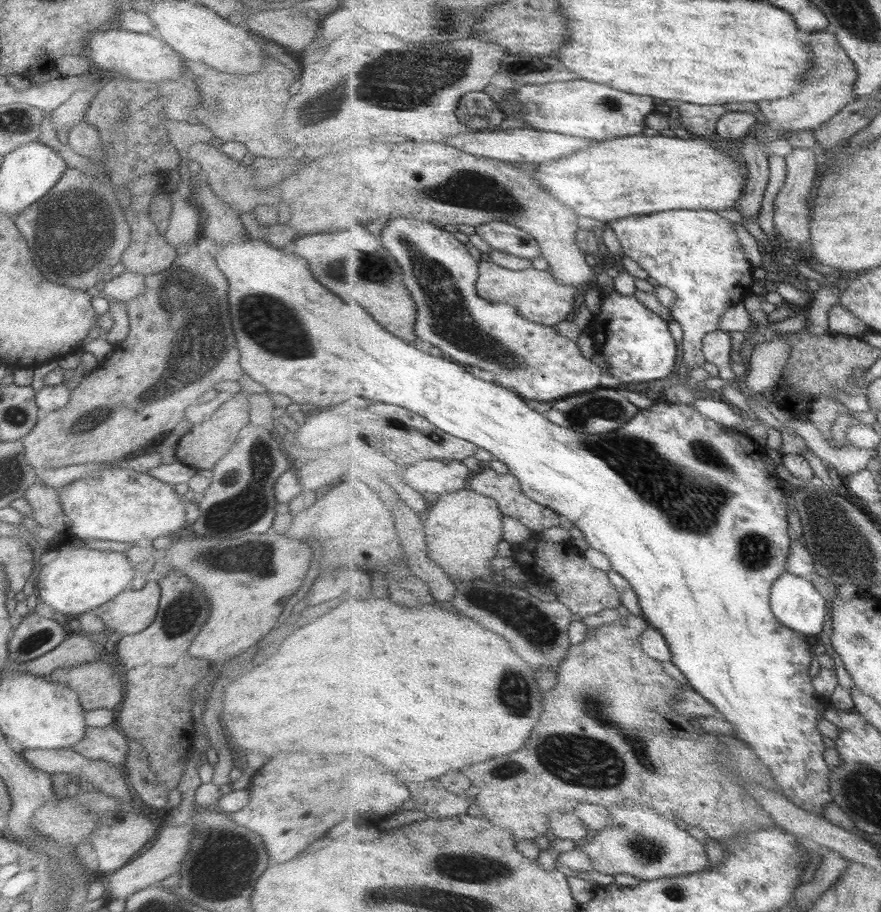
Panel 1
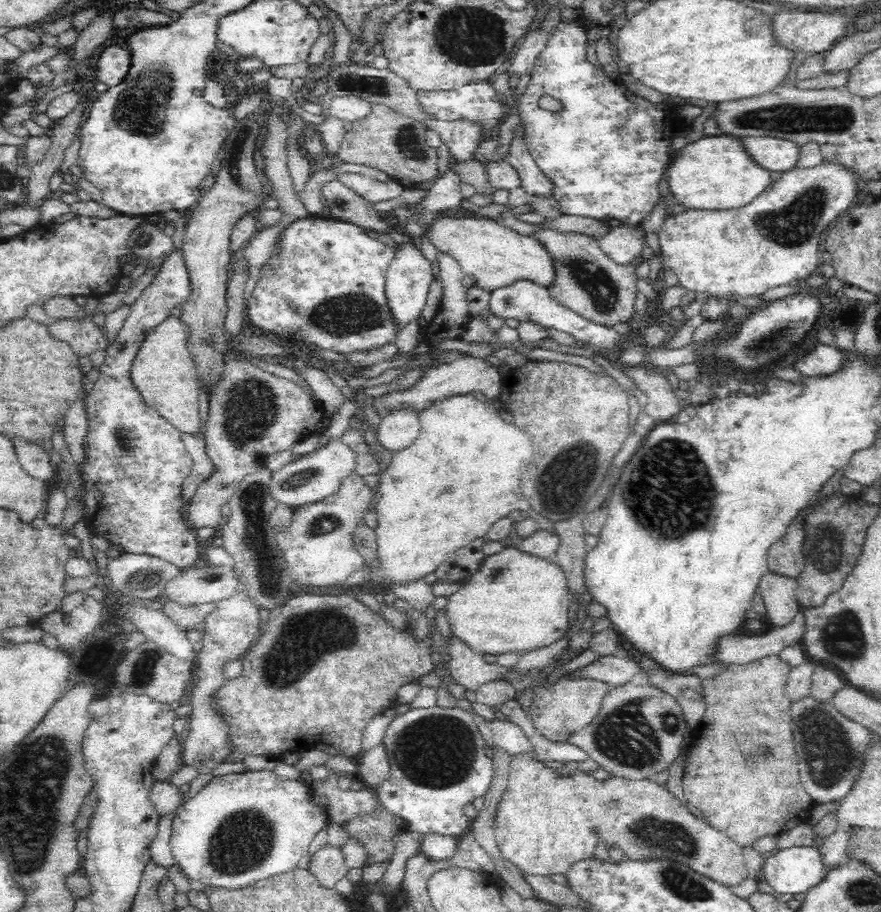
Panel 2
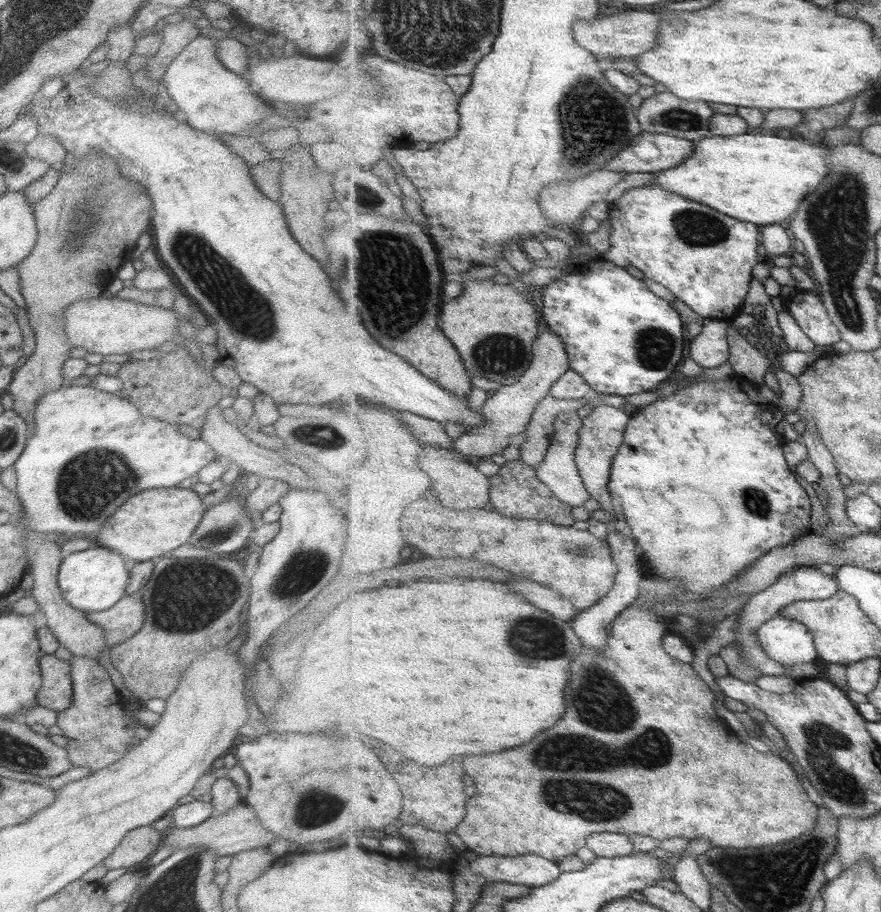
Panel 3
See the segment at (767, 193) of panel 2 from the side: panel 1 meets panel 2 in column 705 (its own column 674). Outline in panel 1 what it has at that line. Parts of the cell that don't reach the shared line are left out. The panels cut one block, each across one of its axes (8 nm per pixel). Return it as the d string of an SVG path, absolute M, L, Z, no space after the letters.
M671 210L664 212L655 212L650 215L636 215L636 216L626 216L626 218L620 218L620 220L614 220L610 224L618 234L619 240L622 241L622 246L625 248L624 254L635 260L645 269L650 276L655 278L662 286L670 287L676 294L678 294L678 302L672 306L671 313L674 316L675 320L678 321L684 330L684 366L688 368L690 372L695 366L703 366L706 364L707 356L705 354L704 339L707 338L708 333L716 332L720 330L720 321L724 314L730 310L730 308L745 302L745 300L752 296L754 293L752 291L752 286L756 282L756 279L753 276L754 266L748 262L746 257L746 252L742 248L742 242L734 230L734 222L728 220L727 217L720 216L719 213L714 211L703 211L703 210Z

